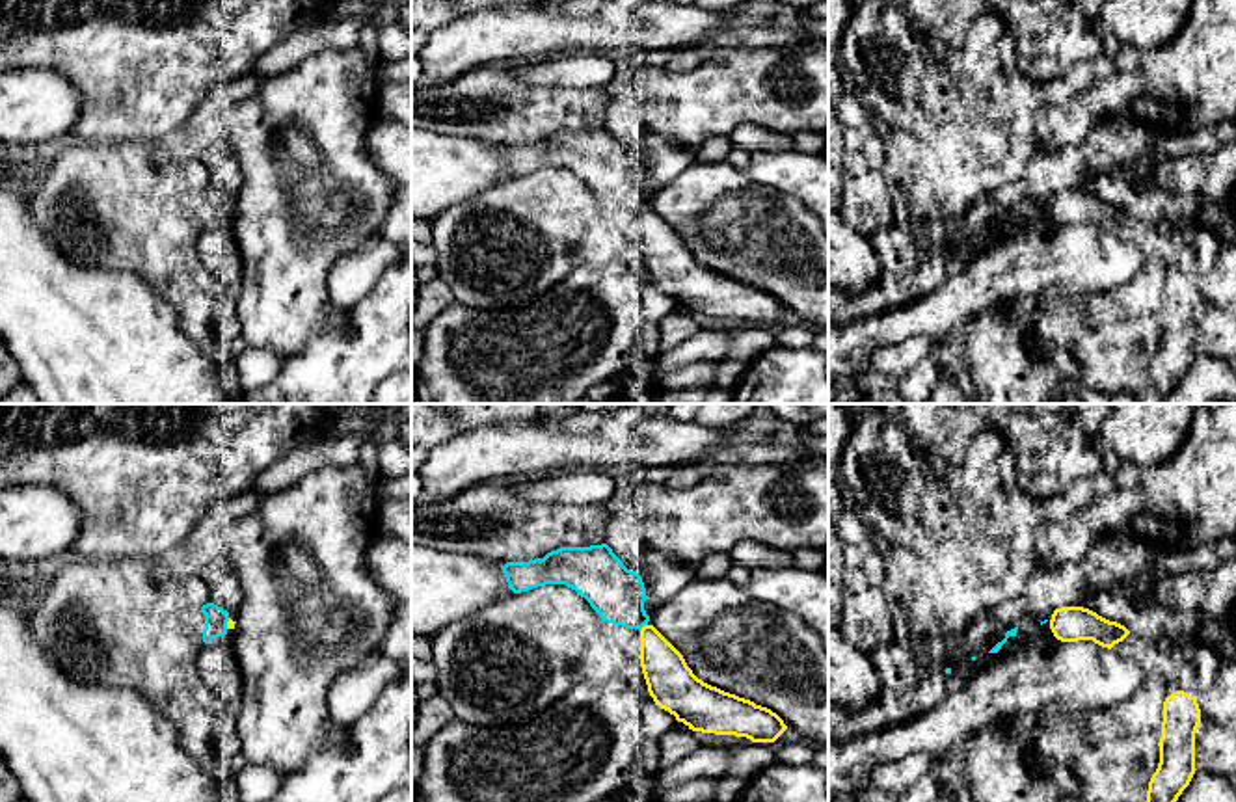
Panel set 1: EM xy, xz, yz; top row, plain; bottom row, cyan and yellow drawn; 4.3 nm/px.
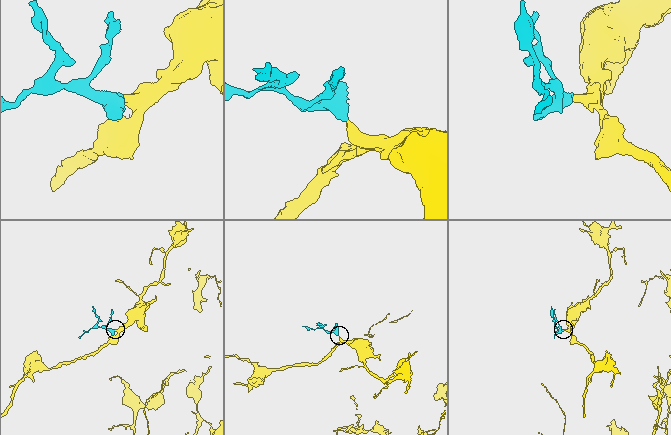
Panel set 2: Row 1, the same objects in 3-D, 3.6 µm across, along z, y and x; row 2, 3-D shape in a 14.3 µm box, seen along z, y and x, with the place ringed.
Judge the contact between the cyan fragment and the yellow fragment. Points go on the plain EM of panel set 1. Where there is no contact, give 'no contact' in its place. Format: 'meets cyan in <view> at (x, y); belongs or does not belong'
meets cyan in xz at (643, 209); belongs

